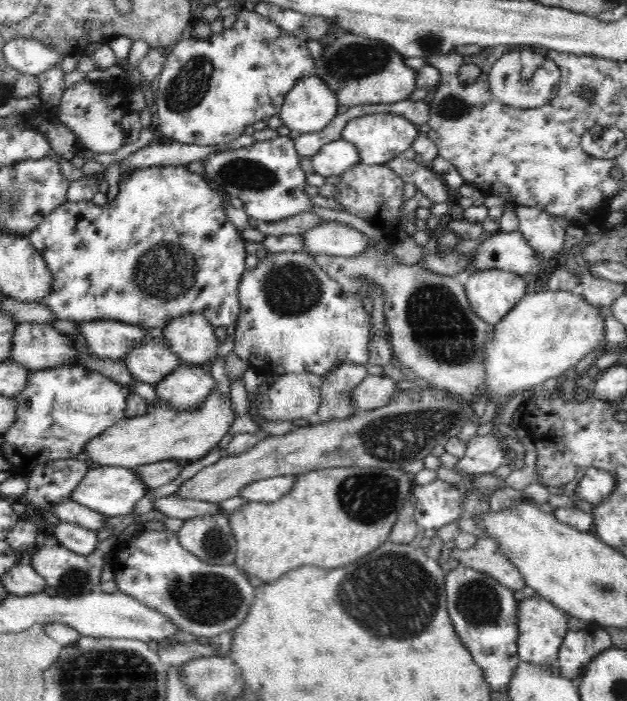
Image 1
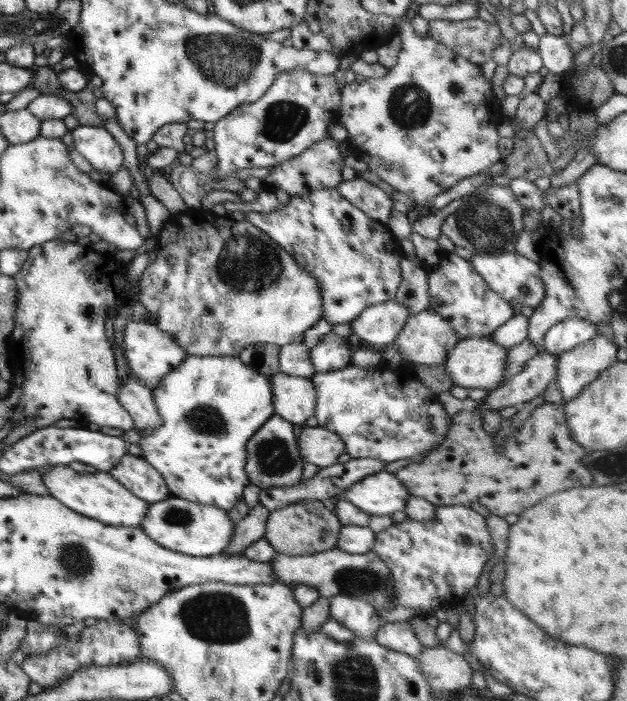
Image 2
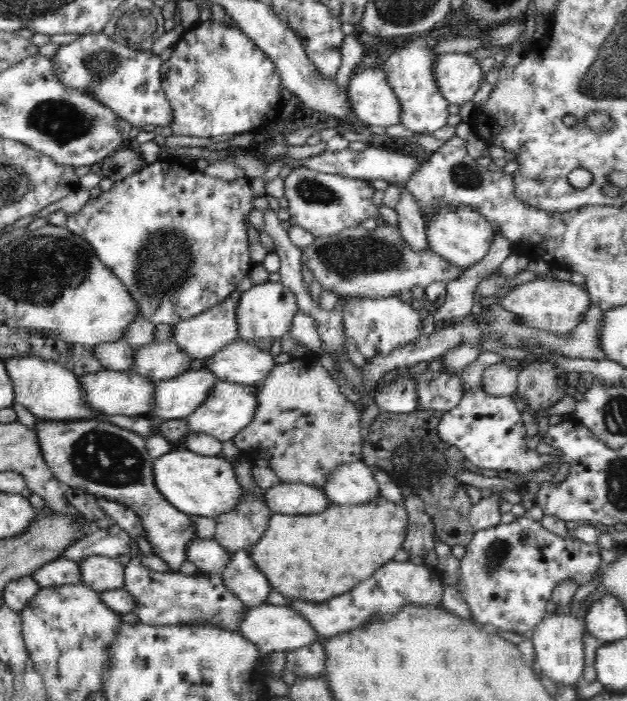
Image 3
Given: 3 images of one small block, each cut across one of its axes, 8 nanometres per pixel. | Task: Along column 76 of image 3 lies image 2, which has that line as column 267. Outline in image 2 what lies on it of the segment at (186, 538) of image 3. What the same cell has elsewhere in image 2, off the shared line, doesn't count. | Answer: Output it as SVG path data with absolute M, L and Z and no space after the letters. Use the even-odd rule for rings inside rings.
M272 415L246 443L247 461L245 471L249 484L258 488L284 488L294 486L301 482L302 469L305 460L299 453L298 443L294 429L294 423L284 420L281 416Z

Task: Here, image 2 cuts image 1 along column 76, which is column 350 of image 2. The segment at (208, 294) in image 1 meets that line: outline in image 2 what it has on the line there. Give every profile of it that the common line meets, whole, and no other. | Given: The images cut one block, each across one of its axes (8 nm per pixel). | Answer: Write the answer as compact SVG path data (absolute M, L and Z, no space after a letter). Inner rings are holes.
M336 189L316 190L310 196L291 196L286 204L280 204L271 212L250 211L245 213L246 221L259 228L277 242L300 268L311 272L319 280L323 319L332 324L353 321L363 310L374 304L393 300L402 280L401 261L404 258L401 240L395 237L388 226L370 218L350 201L343 198Z

